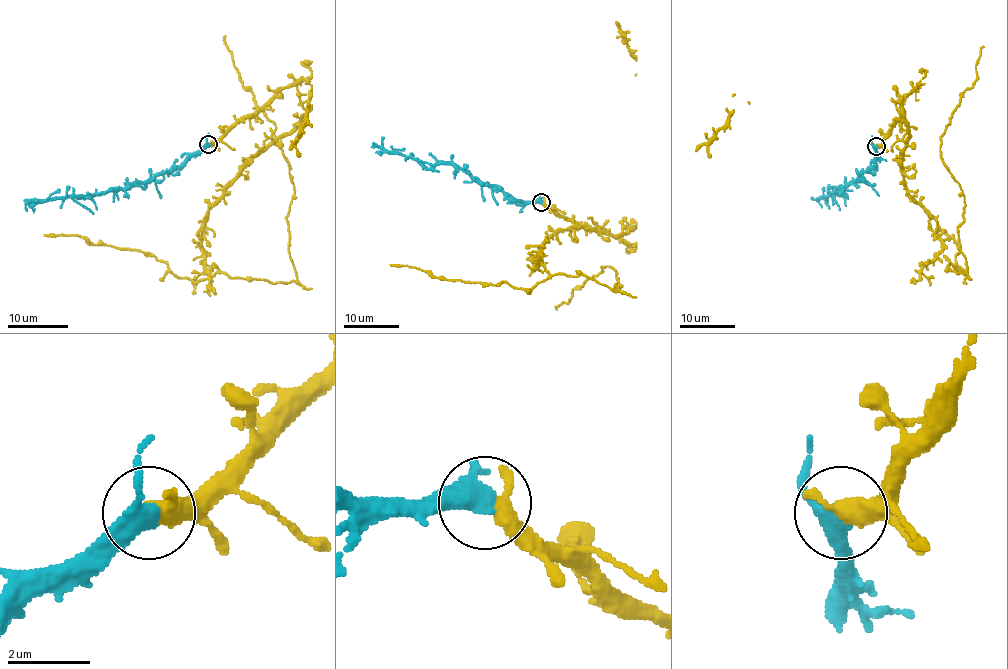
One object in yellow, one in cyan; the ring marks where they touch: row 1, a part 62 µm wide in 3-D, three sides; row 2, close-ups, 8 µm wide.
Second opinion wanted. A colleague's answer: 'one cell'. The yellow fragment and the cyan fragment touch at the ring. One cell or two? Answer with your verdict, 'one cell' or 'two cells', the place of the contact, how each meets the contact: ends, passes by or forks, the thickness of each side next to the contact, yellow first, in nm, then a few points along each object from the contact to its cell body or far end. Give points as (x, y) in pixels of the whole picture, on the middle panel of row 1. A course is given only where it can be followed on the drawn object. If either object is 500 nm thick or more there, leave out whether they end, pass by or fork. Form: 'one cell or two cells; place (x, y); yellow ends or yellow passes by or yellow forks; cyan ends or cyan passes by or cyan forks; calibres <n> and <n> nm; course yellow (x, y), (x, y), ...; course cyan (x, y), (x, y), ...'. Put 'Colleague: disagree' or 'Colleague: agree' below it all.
one cell; place (541, 202); yellow passes by; cyan passes by; calibres 320 and 420 nm; course yellow (541, 201), (600, 229), (561, 229), (536, 267), (620, 286), (602, 267), (556, 310); course cyan (541, 201), (516, 201), (449, 164), (424, 168), (416, 160), (374, 147)
Colleague: agree

